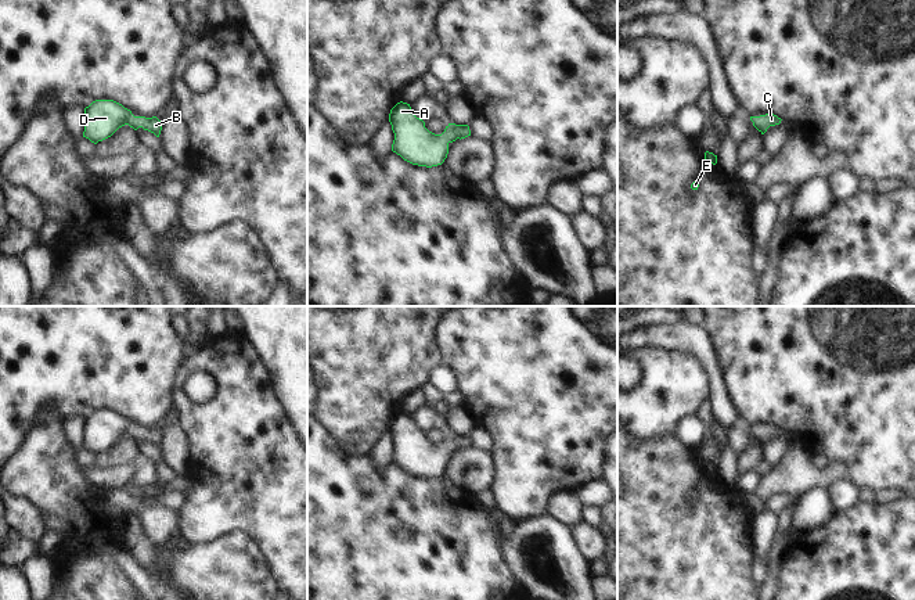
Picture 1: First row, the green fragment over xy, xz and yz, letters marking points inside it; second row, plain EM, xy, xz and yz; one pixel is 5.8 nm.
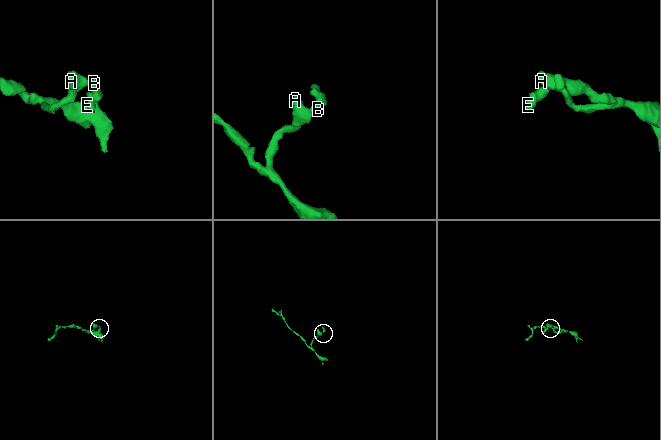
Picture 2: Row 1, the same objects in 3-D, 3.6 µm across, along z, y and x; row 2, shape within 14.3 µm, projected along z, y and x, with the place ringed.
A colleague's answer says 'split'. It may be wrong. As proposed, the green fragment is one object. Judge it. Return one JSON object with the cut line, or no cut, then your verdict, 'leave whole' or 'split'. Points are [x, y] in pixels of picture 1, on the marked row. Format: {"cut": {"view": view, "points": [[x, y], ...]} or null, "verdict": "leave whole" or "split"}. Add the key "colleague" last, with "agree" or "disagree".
{"cut": null, "verdict": "leave whole", "colleague": "disagree"}

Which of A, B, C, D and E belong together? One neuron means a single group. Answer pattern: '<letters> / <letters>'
A B C D E

